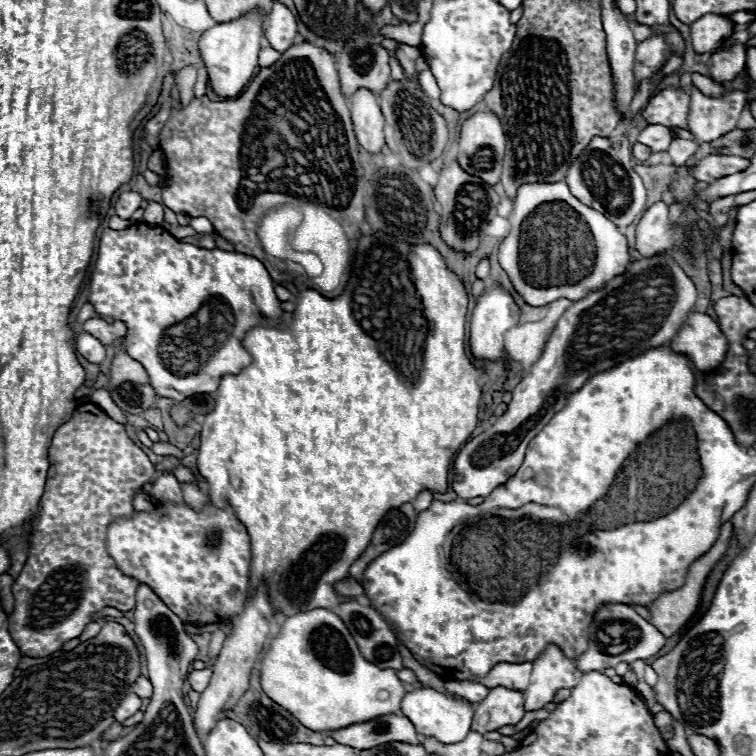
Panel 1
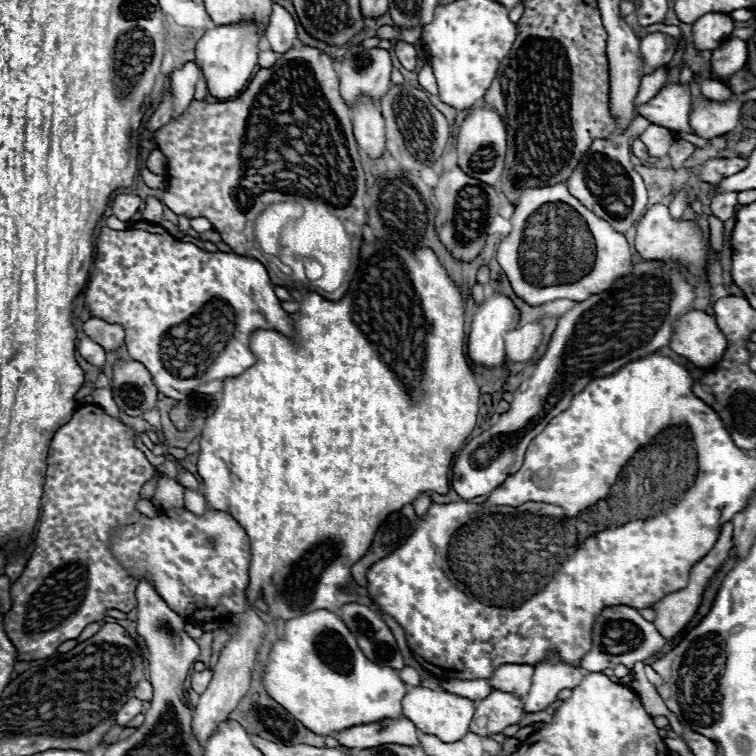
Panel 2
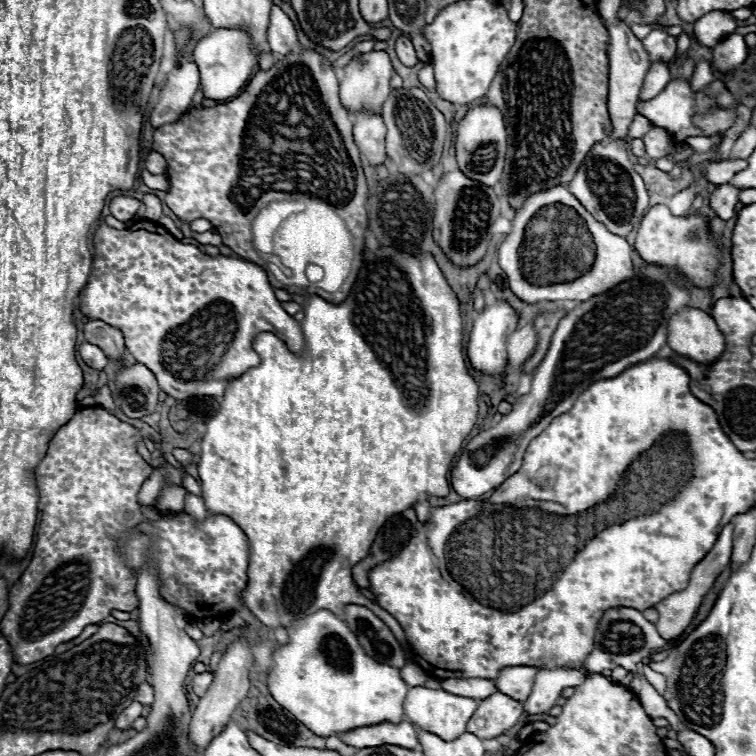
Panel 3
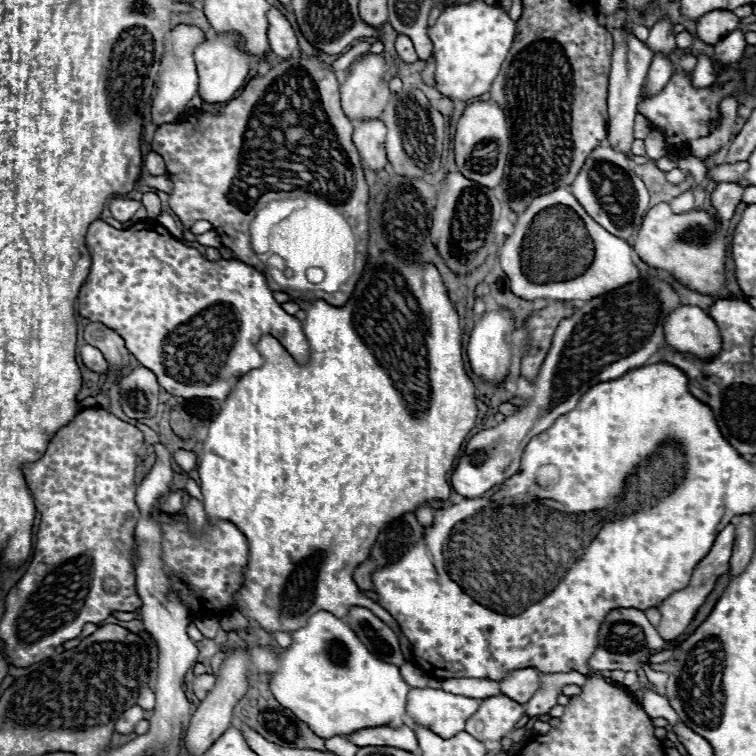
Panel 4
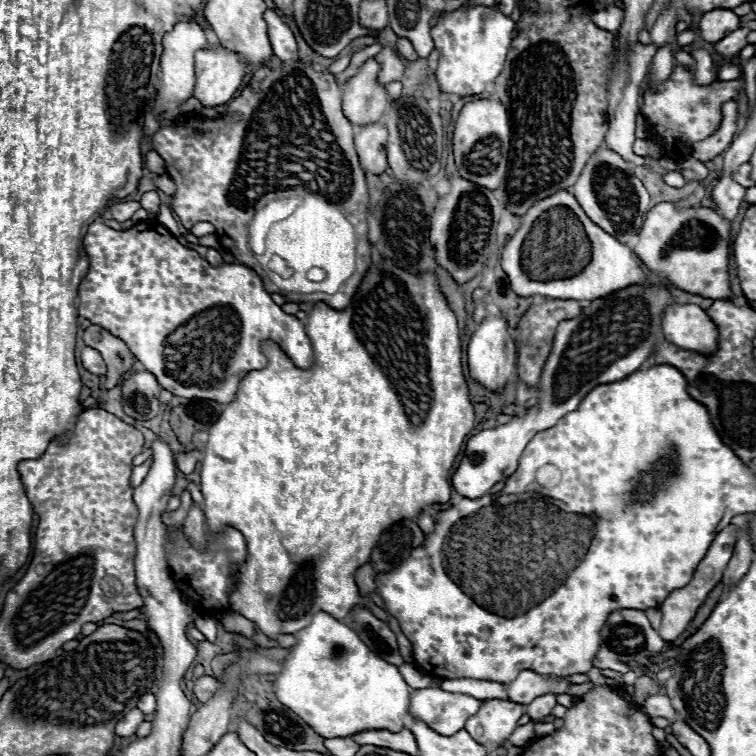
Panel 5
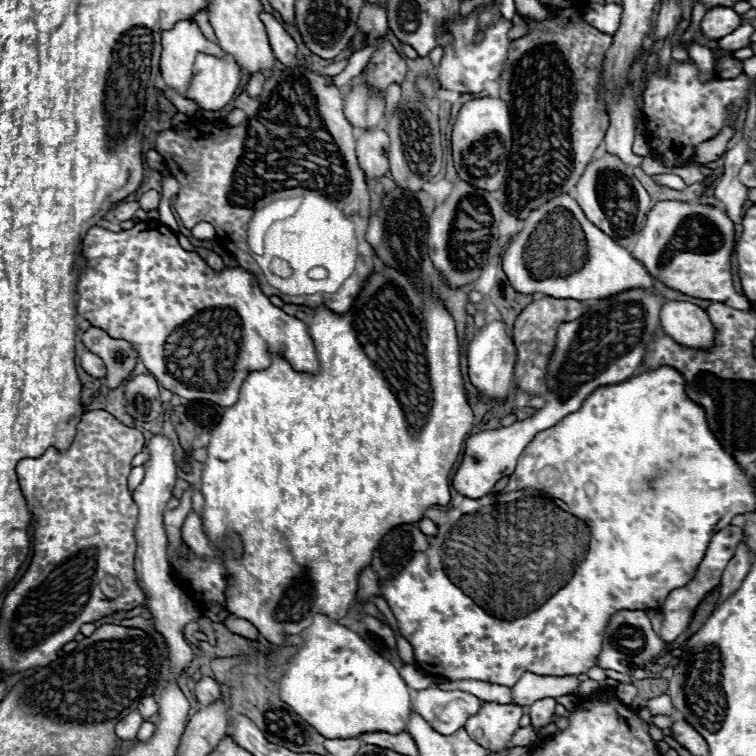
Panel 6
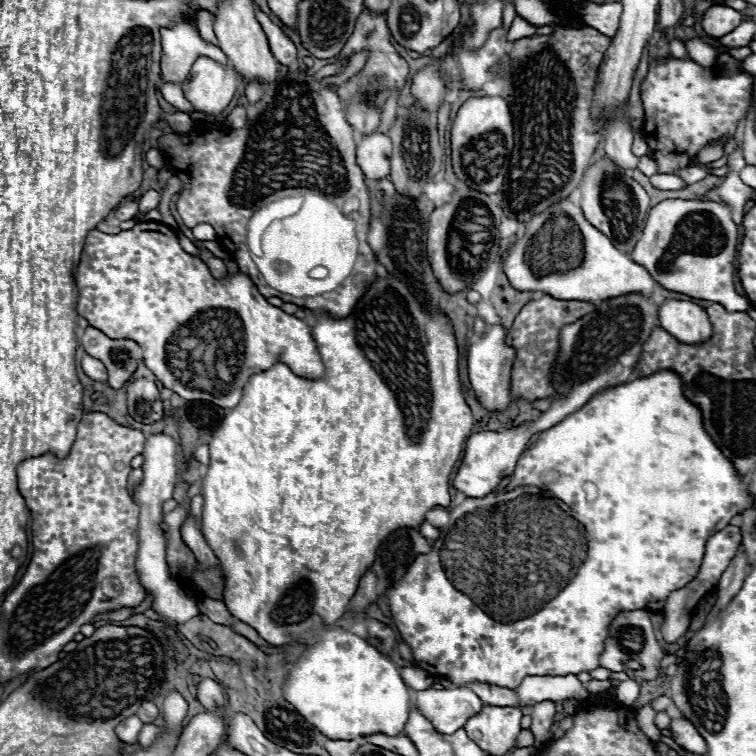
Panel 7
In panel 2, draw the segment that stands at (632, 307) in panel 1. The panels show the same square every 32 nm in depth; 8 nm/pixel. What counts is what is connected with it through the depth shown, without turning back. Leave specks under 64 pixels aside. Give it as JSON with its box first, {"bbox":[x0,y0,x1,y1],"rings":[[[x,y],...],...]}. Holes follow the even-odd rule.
{"bbox":[452,260,694,500],"rings":[[[642,260],[640,264],[634,264],[630,276],[616,280],[612,288],[600,294],[592,294],[588,300],[578,302],[574,308],[570,308],[558,320],[558,326],[550,338],[546,354],[534,366],[532,376],[528,380],[528,390],[526,392],[516,390],[514,400],[510,402],[510,410],[502,414],[500,420],[490,430],[484,430],[480,436],[472,438],[460,452],[452,468],[452,488],[458,492],[458,496],[464,500],[486,496],[494,488],[498,488],[508,476],[516,474],[522,466],[526,446],[548,426],[548,422],[554,416],[570,408],[572,396],[580,394],[588,386],[590,380],[614,374],[624,364],[646,358],[658,352],[662,346],[668,346],[674,320],[692,308],[690,306],[692,300],[694,300],[694,286],[686,280],[680,268],[676,268],[676,264],[664,264],[658,260],[654,262]]]}

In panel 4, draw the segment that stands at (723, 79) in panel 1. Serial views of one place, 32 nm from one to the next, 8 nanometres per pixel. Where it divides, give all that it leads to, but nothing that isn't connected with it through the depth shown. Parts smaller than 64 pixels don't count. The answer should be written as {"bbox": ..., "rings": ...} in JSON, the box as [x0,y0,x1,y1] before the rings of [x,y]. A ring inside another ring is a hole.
{"bbox":[714,30,746,66],"rings":[[[734,30],[714,46],[714,58],[720,66],[736,66],[742,60],[742,52],[746,48],[744,36],[746,32]]]}

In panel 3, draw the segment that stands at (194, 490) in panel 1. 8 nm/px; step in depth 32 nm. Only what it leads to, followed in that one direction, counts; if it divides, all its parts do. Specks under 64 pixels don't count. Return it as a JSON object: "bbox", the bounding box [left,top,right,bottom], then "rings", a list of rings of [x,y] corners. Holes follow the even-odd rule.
{"bbox":[184,494,206,520],"rings":[[[186,494],[186,506],[184,506],[184,512],[188,512],[194,520],[204,520],[204,516],[206,516],[204,500],[202,500],[200,496]]]}

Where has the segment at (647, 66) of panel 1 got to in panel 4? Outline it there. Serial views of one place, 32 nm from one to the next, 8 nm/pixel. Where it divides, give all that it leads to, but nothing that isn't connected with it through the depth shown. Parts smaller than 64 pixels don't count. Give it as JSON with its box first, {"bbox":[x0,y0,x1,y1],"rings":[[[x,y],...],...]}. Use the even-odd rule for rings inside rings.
{"bbox":[646,18,676,54],"rings":[[[660,18],[652,28],[650,28],[650,38],[646,46],[650,46],[656,52],[668,52],[672,54],[676,50],[676,36],[672,34],[674,24],[668,18]]]}

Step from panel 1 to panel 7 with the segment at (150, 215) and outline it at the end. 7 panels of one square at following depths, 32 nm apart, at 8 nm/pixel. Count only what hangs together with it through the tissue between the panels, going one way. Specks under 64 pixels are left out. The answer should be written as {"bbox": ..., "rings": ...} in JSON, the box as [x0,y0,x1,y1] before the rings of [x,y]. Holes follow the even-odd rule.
{"bbox":[140,190,160,214],"rings":[[[148,190],[142,198],[140,198],[140,212],[148,214],[150,210],[156,210],[160,202],[160,192],[158,190]]]}

